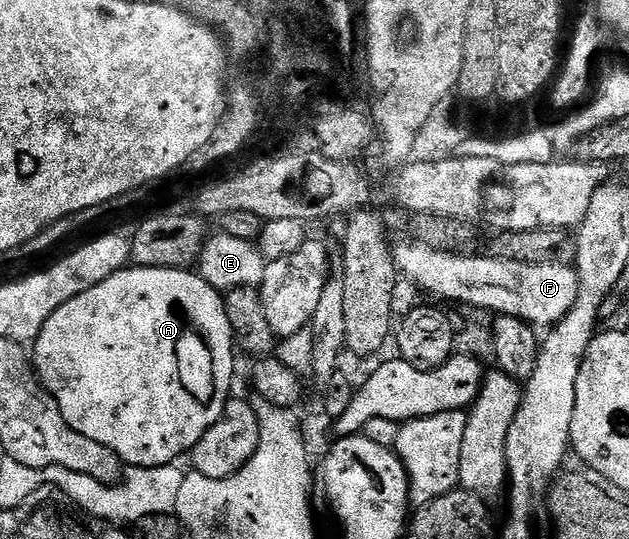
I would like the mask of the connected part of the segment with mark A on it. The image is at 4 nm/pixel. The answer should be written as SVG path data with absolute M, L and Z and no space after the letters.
M126 266L120 272L111 274L99 286L71 298L47 322L43 322L43 330L31 344L31 363L41 385L55 398L67 426L71 430L79 430L83 438L91 438L91 442L99 442L99 446L107 446L107 450L115 450L122 465L135 468L154 468L164 464L173 464L181 455L192 453L194 446L219 422L226 402L231 399L229 392L233 388L233 348L235 341L231 322L227 318L225 296L210 289L197 274L187 274L184 268L138 268Z

